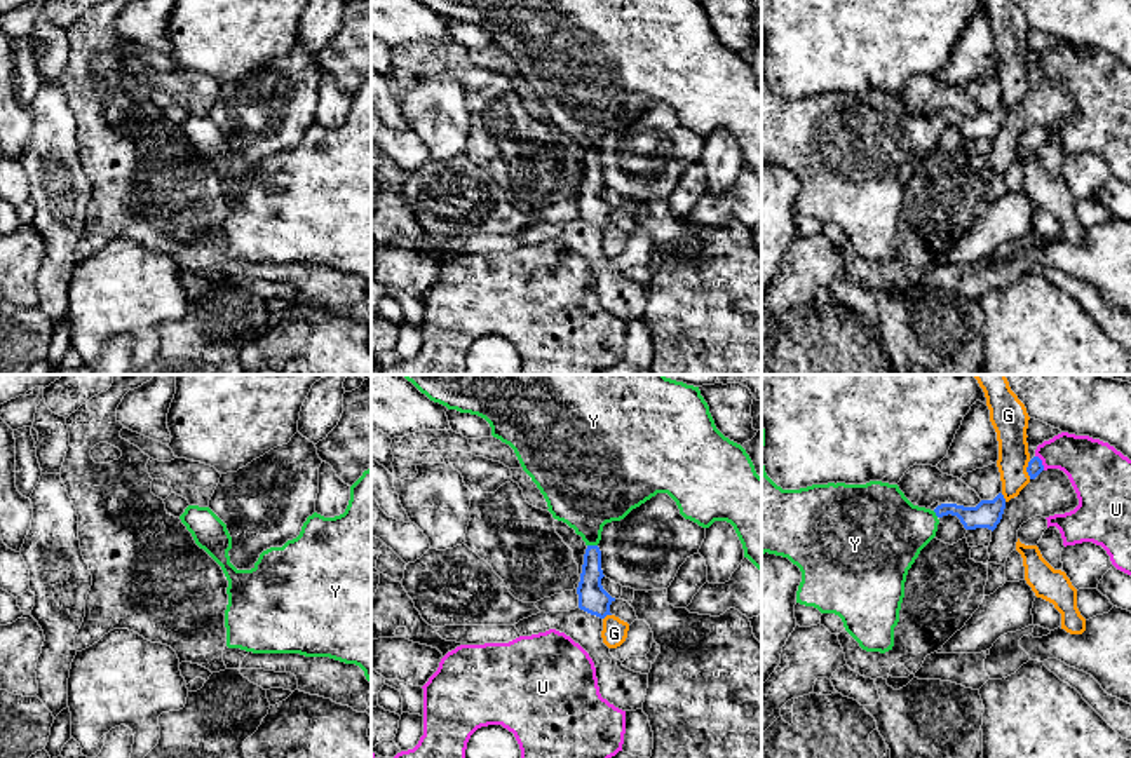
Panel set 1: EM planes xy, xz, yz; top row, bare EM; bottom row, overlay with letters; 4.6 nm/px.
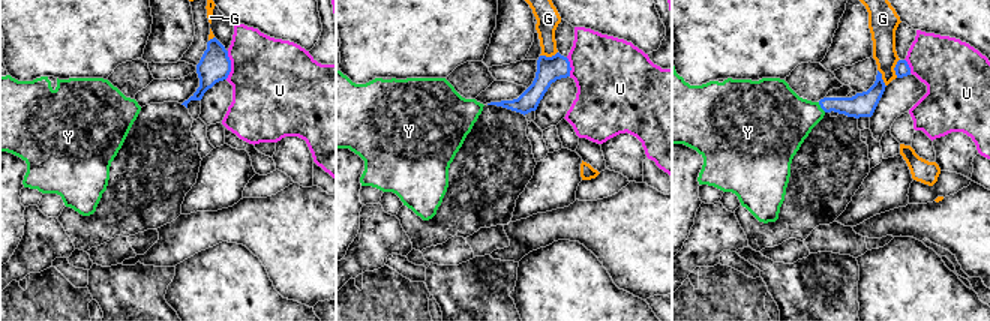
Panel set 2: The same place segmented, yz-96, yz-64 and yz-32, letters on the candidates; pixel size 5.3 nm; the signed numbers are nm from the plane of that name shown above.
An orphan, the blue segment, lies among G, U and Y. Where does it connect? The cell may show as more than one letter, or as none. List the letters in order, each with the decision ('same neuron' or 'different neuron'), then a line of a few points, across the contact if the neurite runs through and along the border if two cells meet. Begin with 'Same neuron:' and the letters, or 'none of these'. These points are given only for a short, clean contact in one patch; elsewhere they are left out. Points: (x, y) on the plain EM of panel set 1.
Same neuron: Y
G: different neuron
U: different neuron
Y: same neuron; line xz (593, 208), (593, 155), (588, 133), (588, 101)

